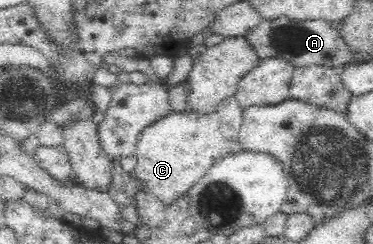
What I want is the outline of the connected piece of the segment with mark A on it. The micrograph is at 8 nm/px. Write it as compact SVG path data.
M279 16L274 20L263 20L258 26L244 31L246 40L253 45L260 59L281 58L294 67L308 64L326 65L330 68L342 68L352 62L352 53L331 23L322 19L298 21L287 16Z

